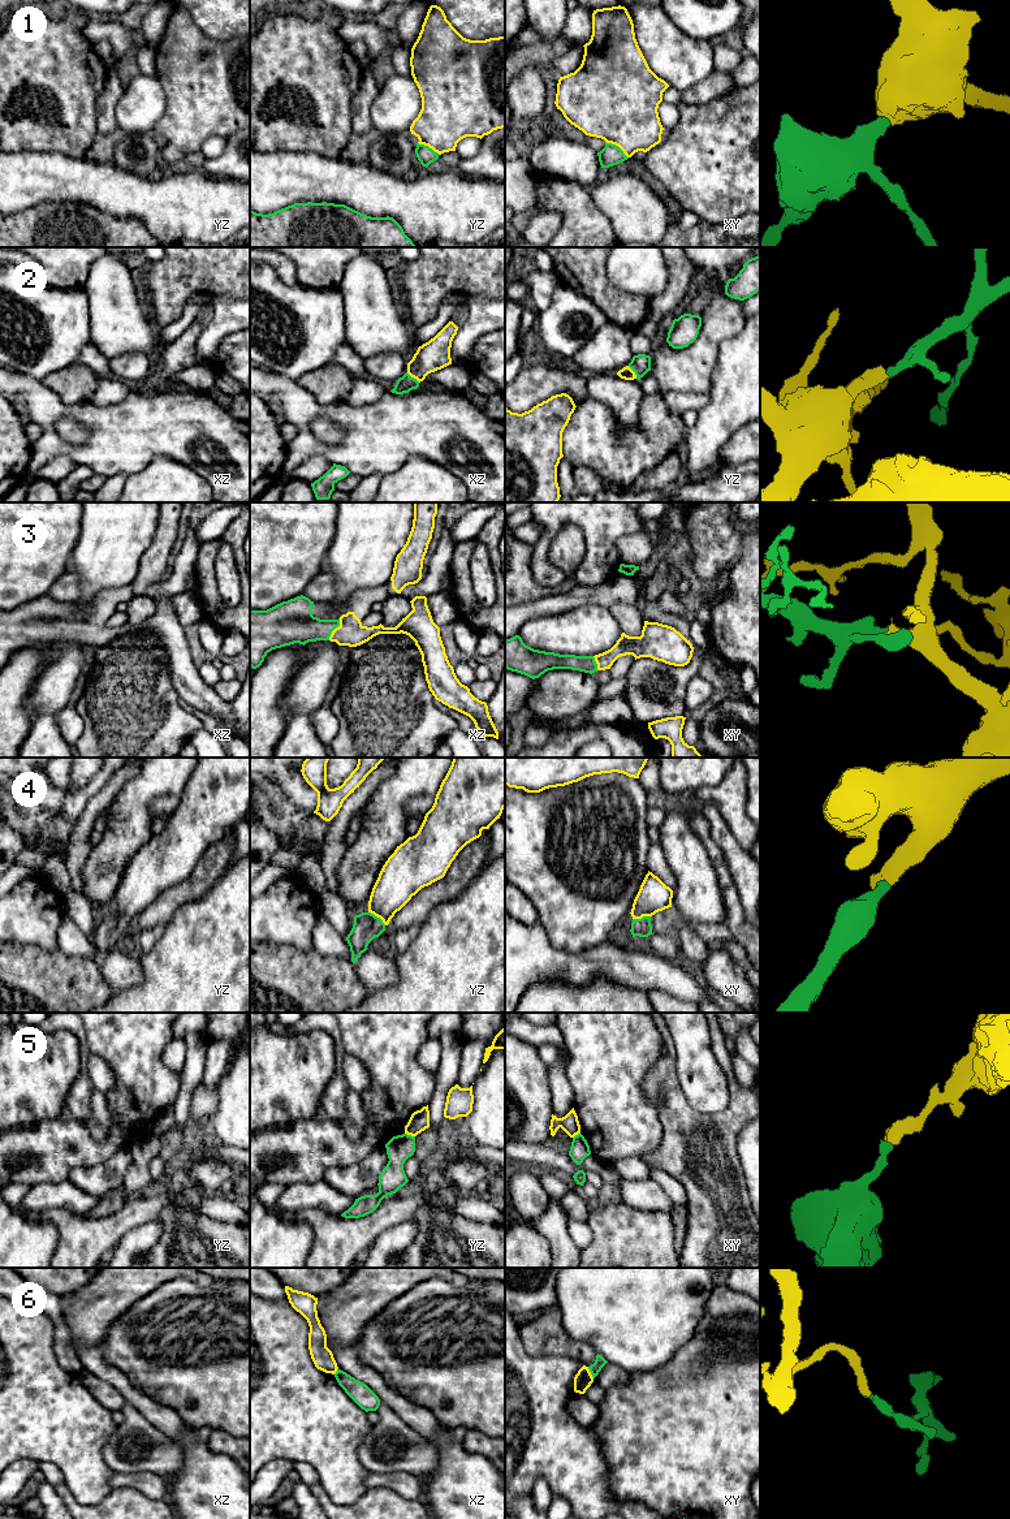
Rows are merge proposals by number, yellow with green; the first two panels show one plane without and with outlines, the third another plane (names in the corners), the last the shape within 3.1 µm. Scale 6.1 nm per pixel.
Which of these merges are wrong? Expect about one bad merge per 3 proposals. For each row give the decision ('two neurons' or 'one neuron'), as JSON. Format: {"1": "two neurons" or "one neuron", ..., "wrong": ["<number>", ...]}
{"1": "one neuron", "2": "one neuron", "3": "one neuron", "4": "one neuron", "5": "two neurons", "6": "two neurons", "wrong": ["5", "6"]}

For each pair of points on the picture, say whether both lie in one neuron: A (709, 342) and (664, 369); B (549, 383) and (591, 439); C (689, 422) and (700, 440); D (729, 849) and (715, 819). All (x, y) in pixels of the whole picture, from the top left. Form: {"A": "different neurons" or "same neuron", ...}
{"A": "same neuron", "B": "different neurons", "C": "different neurons", "D": "same neuron"}

